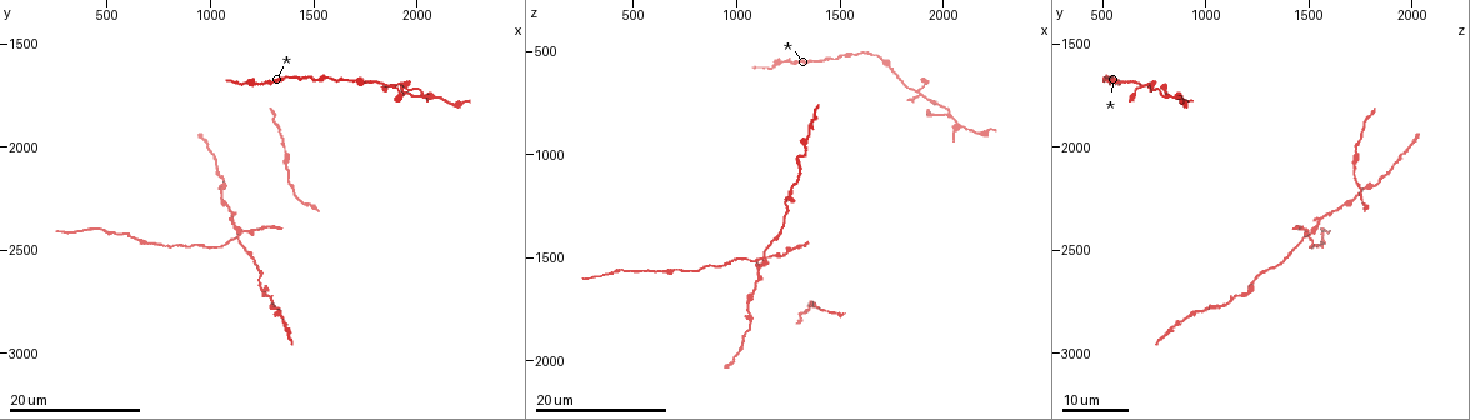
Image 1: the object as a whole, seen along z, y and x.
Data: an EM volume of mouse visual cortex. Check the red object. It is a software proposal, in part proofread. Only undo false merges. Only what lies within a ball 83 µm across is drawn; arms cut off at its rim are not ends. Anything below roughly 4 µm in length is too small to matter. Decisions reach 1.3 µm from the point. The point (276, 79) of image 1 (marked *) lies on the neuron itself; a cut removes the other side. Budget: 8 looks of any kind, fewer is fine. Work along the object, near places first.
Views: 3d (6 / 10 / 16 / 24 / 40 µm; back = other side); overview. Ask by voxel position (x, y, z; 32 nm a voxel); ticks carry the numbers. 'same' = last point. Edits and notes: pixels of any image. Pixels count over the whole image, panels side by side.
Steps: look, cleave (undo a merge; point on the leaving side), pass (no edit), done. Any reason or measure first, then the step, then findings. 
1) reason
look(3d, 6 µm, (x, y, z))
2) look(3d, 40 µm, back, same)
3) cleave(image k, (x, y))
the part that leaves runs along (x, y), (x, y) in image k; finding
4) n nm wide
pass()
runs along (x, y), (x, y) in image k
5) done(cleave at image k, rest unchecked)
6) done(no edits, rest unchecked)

four arms meet
look(3d, 16 µm, (1870, 1690, 690))

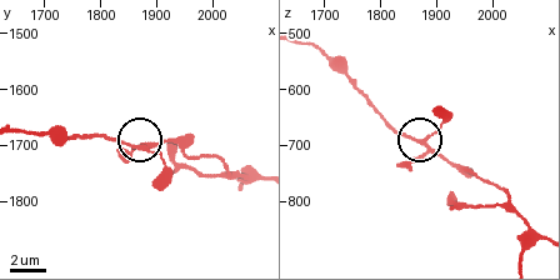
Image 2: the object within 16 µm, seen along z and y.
look(3d, 10 µm, (1880, 1705, 695))

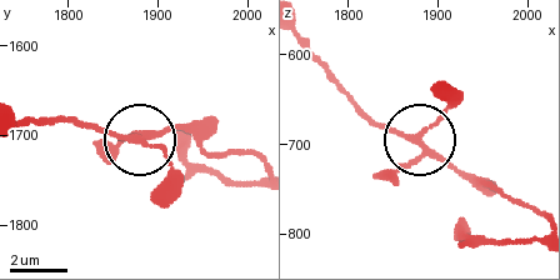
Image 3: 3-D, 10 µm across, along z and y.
4 arms
pass()
one neuron here

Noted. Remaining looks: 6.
four arms meet
look(3d, 16 µm, (1140, 2430, 1510))

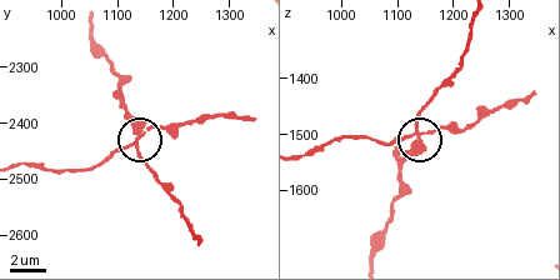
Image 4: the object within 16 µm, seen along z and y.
look(3d, 10 µm, (1135, 2425, 1500))

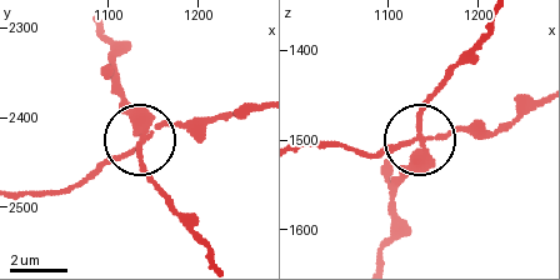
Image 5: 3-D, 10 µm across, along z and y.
210 nm wide
cleave(image 5, (105, 164))
the part that leaves runs along (140, 144), (64, 189), (20, 194) in image 5; a second neuron is stuck on

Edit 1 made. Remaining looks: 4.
look(3d, 16 µm, (1250, 2590, 1280))

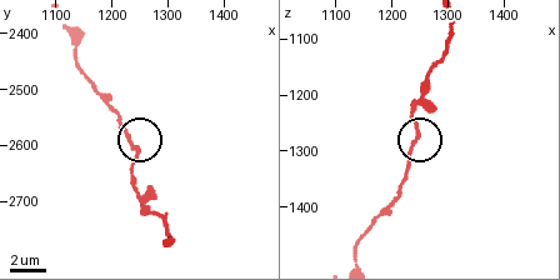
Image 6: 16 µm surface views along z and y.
look(3d, 6 µm, (1240, 2600, 1275))

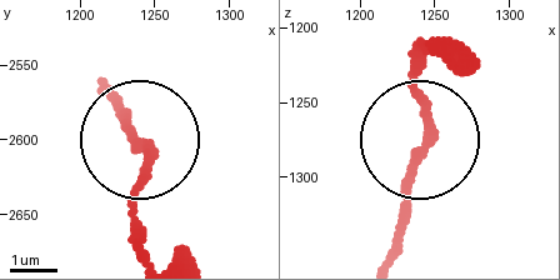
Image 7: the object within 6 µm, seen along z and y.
pass()
continuous, no second neuron

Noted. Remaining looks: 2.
thick turns thin
look(3d, 24 µm, (1370, 2100, 1720))

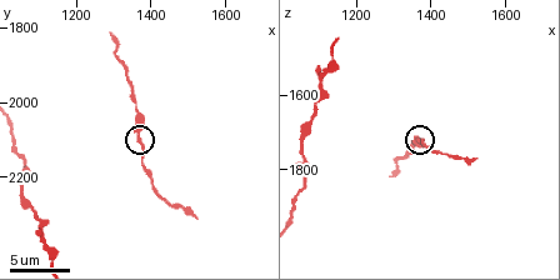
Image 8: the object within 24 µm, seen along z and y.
closer look
look(3d, 6 µm, (1360, 2100, 1720))

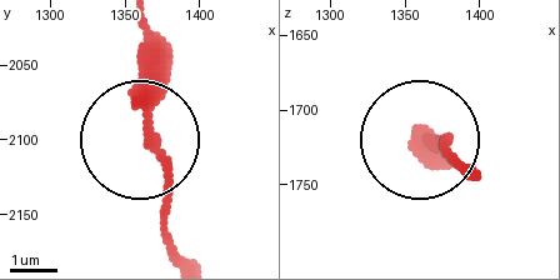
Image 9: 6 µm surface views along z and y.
pass()
continuous, no second neuron

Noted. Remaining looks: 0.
done(cleave at image 5, rest unchecked)

